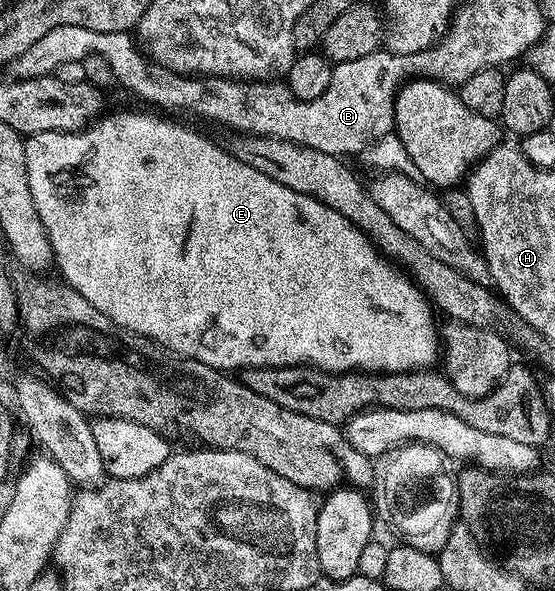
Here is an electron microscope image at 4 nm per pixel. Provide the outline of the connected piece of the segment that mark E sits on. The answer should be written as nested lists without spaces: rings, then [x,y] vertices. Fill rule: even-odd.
[[[154,112],[109,113],[73,133],[45,131],[30,134],[26,138],[25,147],[29,191],[55,256],[54,268],[59,268],[58,276],[85,299],[89,299],[89,303],[93,303],[101,315],[109,315],[109,319],[113,319],[113,323],[122,329],[138,333],[172,354],[190,357],[192,361],[200,361],[213,369],[224,371],[235,371],[231,369],[238,370],[240,367],[305,365],[323,369],[327,373],[403,372],[409,369],[429,369],[440,360],[441,333],[437,325],[435,329],[436,314],[426,293],[402,269],[388,261],[371,244],[367,234],[345,219],[345,215],[333,211],[333,207],[309,195],[285,187],[285,183],[277,183],[277,179],[257,171],[257,167],[249,167],[249,163],[237,159],[224,146],[223,150],[221,146],[214,145],[195,129],[186,129],[175,121],[166,121],[163,118],[166,116]],[[178,157],[183,157],[183,189],[179,185],[171,185],[175,177],[167,173],[167,169],[178,167]],[[119,181],[127,185],[127,189],[119,189]]]

